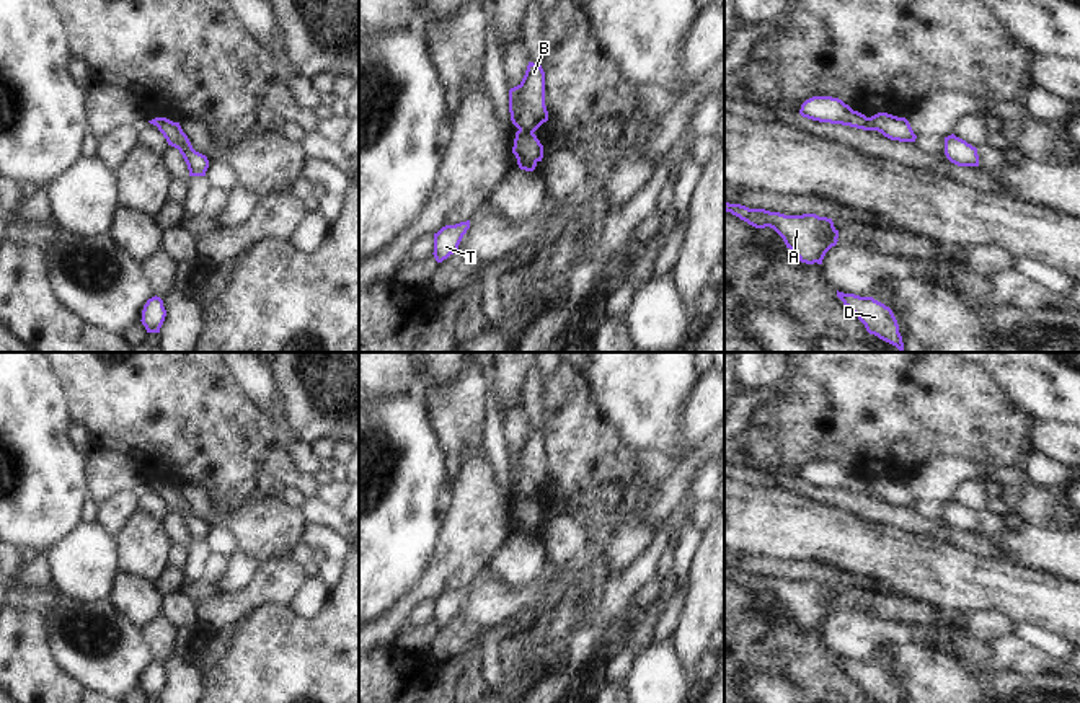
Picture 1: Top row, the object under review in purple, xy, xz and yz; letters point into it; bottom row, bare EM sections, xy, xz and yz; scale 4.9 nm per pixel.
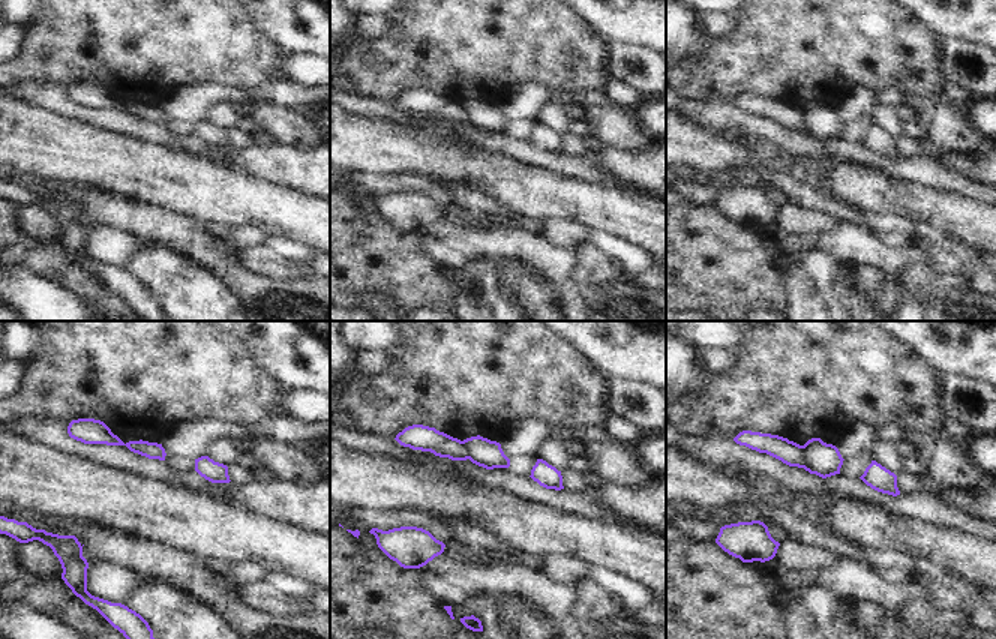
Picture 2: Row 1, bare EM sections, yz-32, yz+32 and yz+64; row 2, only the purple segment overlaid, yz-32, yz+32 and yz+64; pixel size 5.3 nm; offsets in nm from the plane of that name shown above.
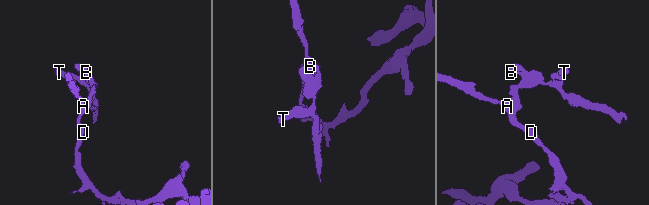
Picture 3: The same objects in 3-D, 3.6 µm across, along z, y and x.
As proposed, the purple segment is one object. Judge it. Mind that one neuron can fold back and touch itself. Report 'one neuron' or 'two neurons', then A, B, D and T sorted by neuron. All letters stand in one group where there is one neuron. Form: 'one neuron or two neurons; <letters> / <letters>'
two neurons; A B D / T

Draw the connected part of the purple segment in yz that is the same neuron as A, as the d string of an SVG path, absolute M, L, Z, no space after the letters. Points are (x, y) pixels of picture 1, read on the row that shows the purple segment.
M724 202L724 210L755 228L773 228L783 238L786 248L806 264L822 264L825 253L839 241L839 230L832 219L816 214L785 215L729 202Z

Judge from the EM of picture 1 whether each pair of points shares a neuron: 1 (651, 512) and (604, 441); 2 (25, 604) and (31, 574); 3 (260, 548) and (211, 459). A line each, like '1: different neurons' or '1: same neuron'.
1: same neuron
2: different neurons
3: different neurons

